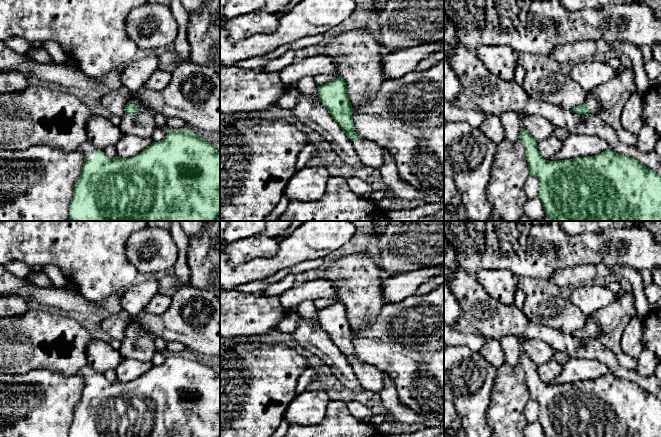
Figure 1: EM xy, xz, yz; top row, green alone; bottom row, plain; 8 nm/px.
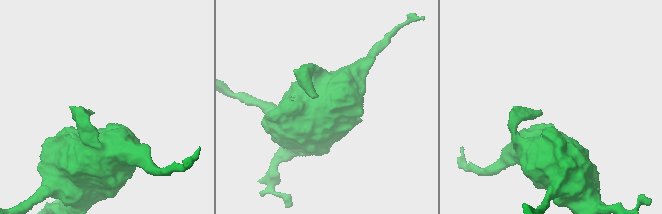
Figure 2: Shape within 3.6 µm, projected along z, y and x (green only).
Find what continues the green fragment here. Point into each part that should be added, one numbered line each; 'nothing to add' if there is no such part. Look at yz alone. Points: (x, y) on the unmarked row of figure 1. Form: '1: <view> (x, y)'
1: yz (593, 327)

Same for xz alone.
1: xz (372, 379)

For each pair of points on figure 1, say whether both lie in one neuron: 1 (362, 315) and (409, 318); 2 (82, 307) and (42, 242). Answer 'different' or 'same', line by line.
1: different
2: different

